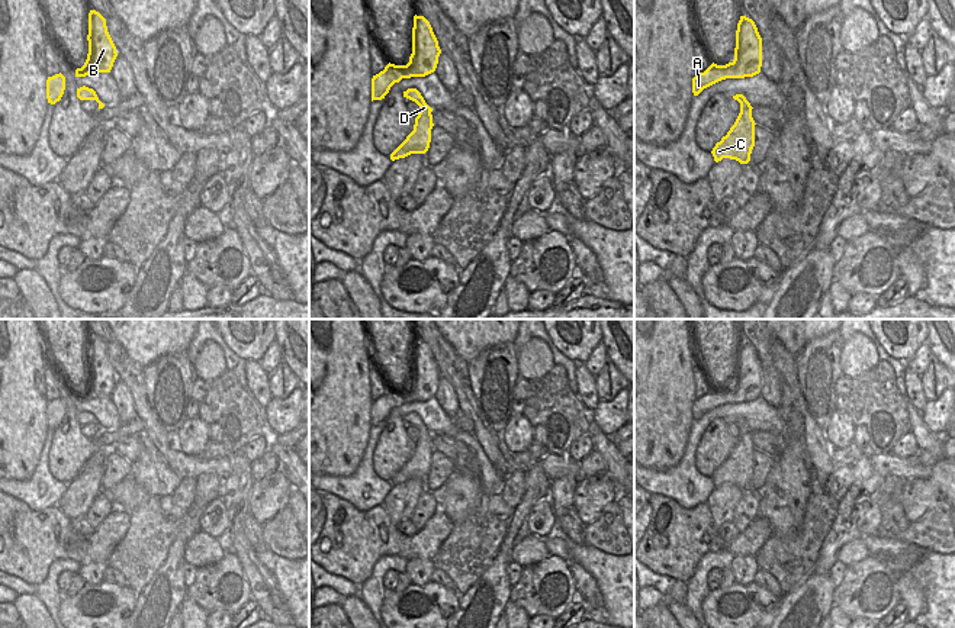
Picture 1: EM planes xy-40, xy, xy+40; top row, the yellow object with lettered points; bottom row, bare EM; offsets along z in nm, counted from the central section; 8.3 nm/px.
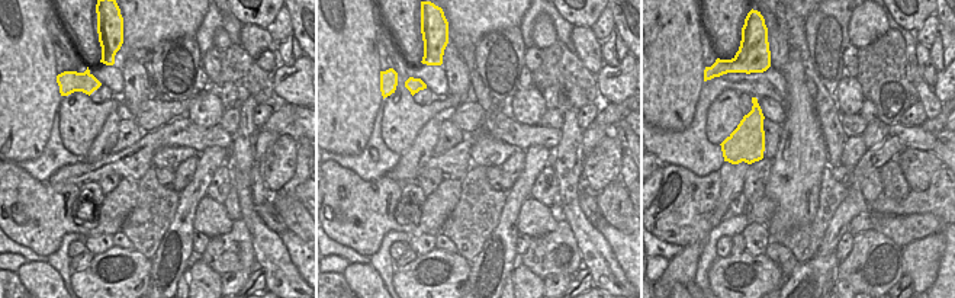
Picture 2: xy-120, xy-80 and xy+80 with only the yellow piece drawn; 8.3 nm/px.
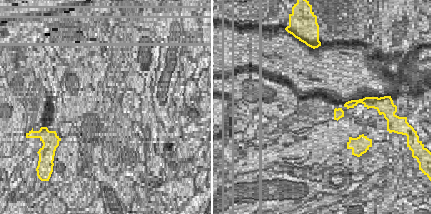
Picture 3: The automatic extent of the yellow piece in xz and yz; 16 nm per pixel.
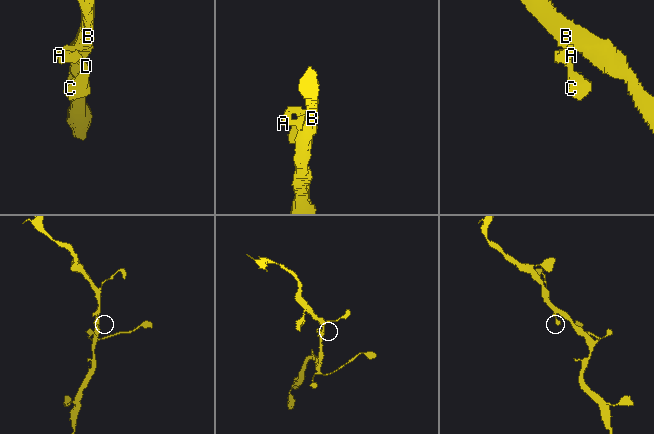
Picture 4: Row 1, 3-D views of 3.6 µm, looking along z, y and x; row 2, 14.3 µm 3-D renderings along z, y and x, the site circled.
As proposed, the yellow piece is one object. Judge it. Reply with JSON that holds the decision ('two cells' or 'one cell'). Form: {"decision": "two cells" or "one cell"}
{"decision": "one cell"}

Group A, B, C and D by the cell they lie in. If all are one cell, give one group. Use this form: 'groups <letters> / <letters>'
groups A B C D

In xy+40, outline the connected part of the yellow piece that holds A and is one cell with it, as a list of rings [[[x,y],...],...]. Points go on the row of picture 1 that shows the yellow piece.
[[[740,16],[736,30],[734,59],[726,65],[711,64],[704,73],[692,78],[692,93],[698,96],[704,88],[726,80],[753,77],[762,67],[762,38],[755,22]]]

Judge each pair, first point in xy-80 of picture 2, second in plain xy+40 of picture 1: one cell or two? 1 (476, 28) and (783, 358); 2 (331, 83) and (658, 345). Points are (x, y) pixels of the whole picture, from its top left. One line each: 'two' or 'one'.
1: two
2: one

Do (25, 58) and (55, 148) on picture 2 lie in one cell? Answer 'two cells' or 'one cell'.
two cells

